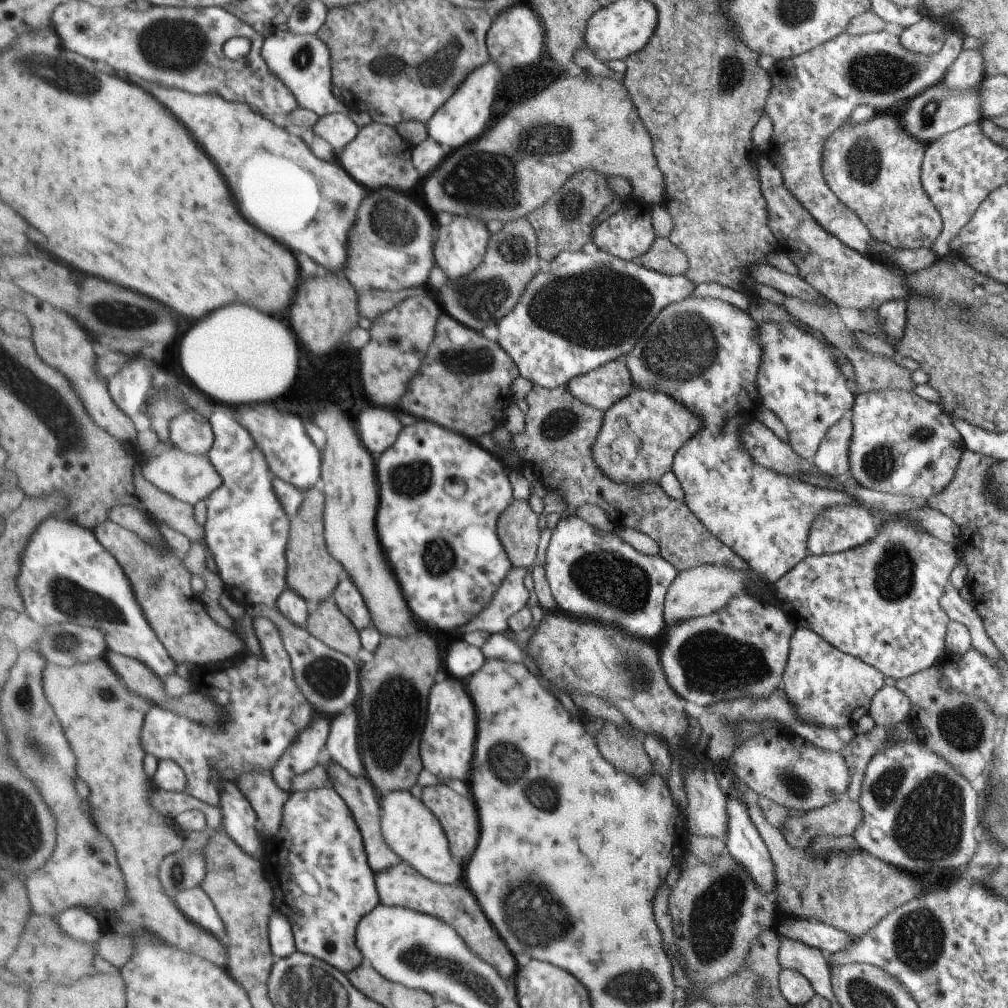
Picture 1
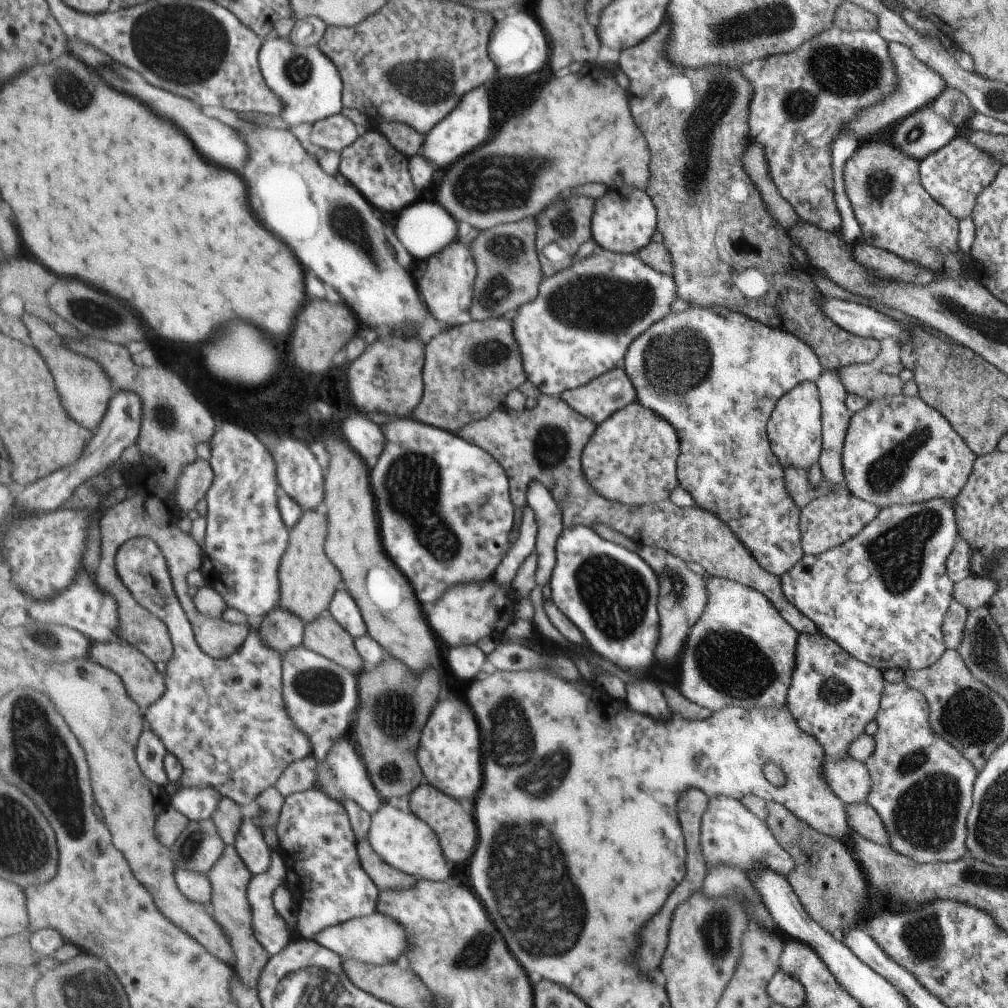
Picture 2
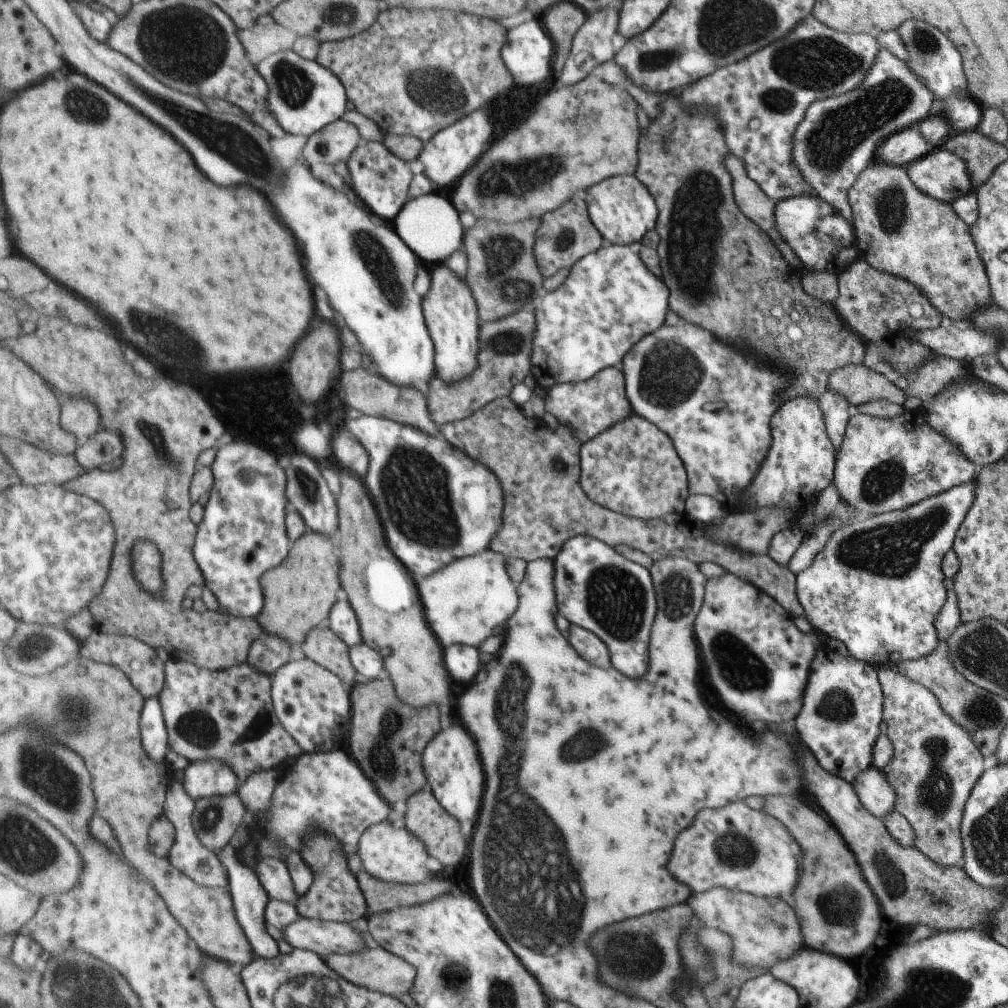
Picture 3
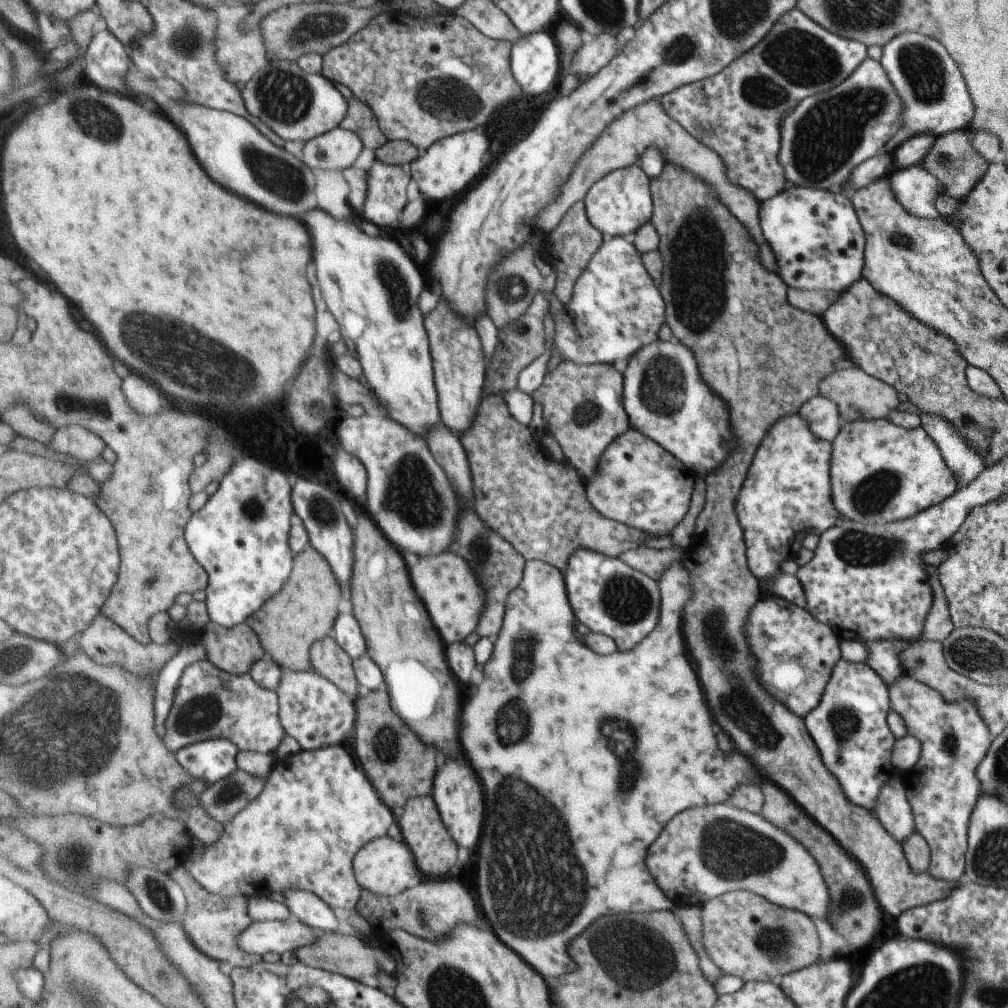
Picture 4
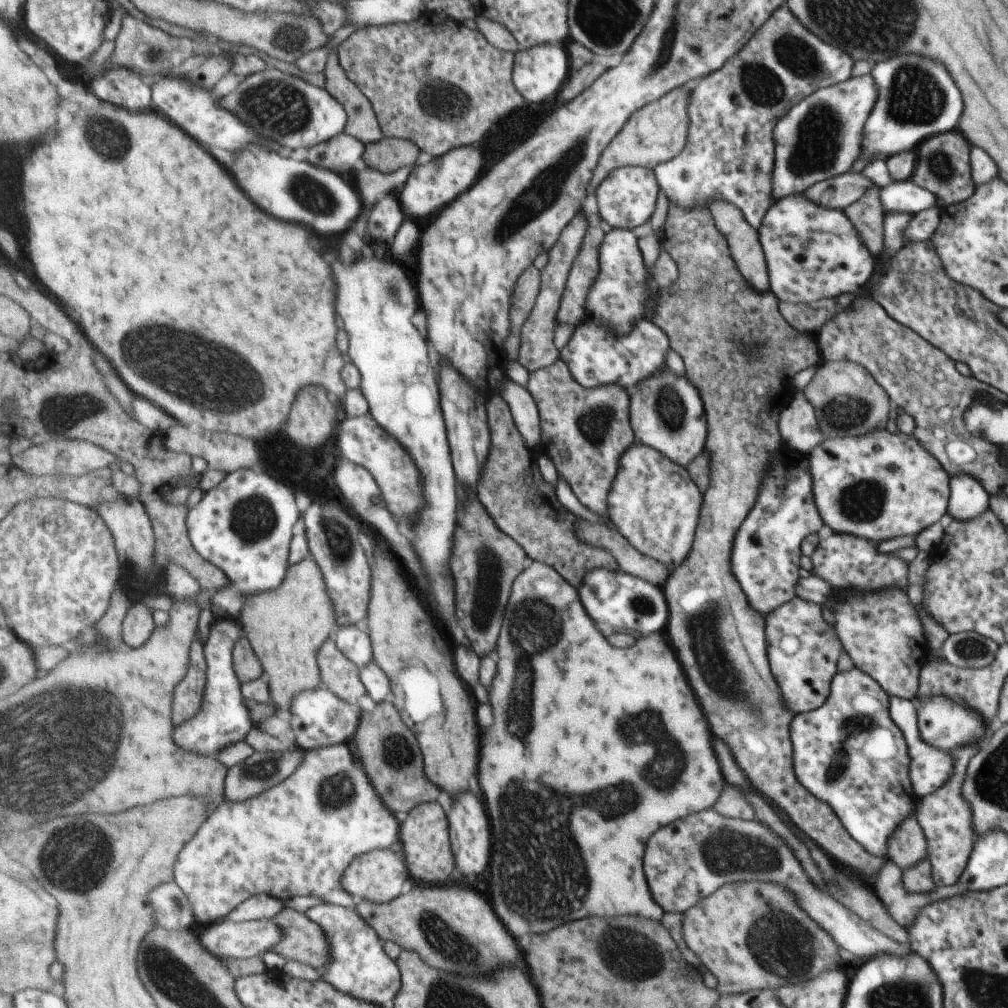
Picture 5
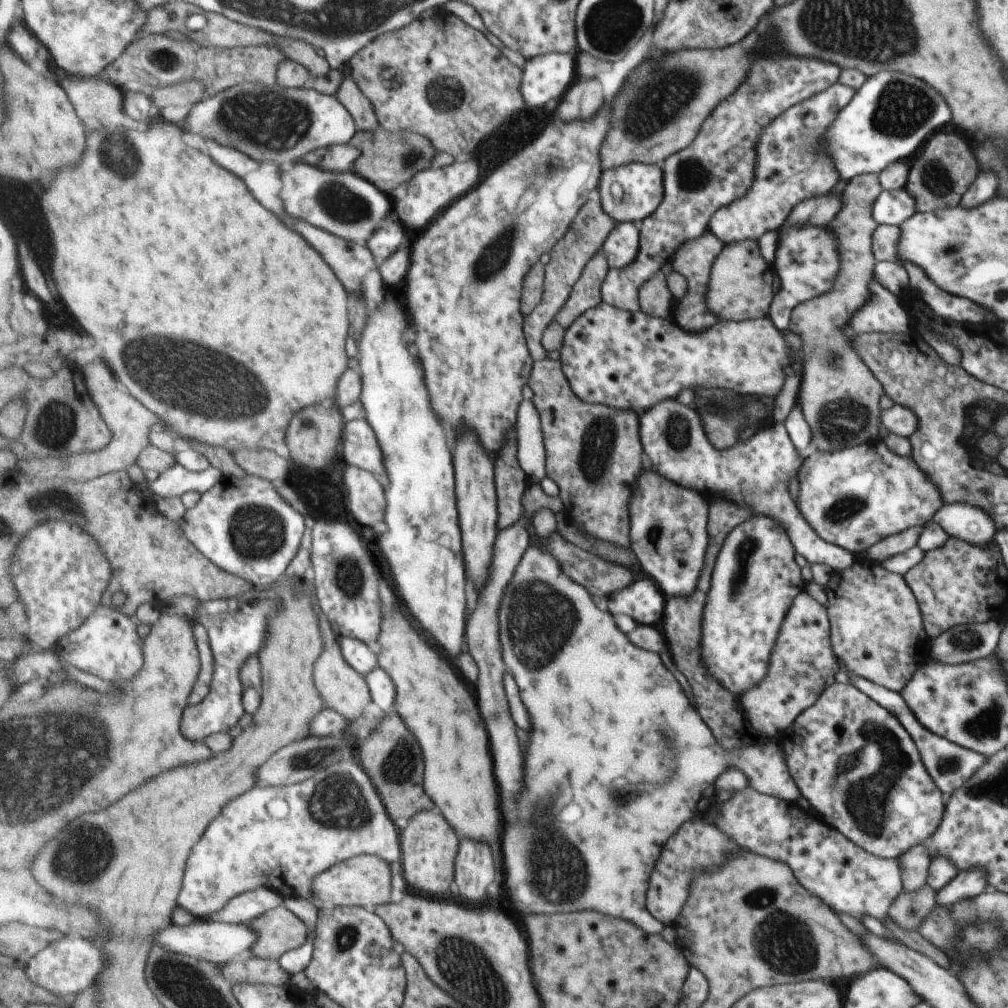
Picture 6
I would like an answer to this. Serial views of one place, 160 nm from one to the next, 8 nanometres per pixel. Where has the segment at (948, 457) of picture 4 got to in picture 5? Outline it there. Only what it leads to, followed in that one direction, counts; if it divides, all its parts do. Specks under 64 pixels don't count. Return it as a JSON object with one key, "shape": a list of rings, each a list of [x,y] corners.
{"shape":[[[965,473],[950,475],[949,517],[967,520],[987,509],[988,494],[977,480]]]}

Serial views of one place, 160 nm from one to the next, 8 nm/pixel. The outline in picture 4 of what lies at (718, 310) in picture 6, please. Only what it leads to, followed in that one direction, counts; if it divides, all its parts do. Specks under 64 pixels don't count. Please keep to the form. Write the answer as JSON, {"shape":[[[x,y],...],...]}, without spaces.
{"shape":[[[649,100],[635,105],[627,110],[627,114],[623,114],[615,124],[608,126],[607,130],[598,138],[598,141],[575,164],[571,176],[562,184],[560,196],[546,206],[546,209],[538,216],[536,224],[543,231],[551,232],[562,222],[564,214],[576,202],[584,200],[596,182],[617,169],[631,165],[633,160],[639,158],[643,149],[649,144],[653,144],[659,149],[664,161],[682,166],[702,178],[714,190],[718,199],[730,210],[730,213],[748,230],[750,235],[754,236],[755,242],[758,242],[760,246],[764,267],[770,271],[778,269],[774,251],[766,241],[759,224],[761,202],[752,195],[751,191],[733,184],[726,174],[724,160],[715,151],[699,142],[694,135],[683,130],[683,127],[677,121],[666,114],[659,100]]]}

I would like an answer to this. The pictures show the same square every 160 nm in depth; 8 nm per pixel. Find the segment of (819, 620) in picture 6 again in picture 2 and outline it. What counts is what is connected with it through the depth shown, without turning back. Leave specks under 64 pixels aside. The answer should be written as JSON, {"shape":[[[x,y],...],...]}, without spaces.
{"shape":[[[706,575],[706,591],[705,612],[686,638],[677,666],[679,678],[673,687],[677,688],[681,696],[711,713],[731,706],[787,709],[787,690],[795,666],[795,642],[798,632],[778,614],[777,608],[766,596],[753,587]]]}

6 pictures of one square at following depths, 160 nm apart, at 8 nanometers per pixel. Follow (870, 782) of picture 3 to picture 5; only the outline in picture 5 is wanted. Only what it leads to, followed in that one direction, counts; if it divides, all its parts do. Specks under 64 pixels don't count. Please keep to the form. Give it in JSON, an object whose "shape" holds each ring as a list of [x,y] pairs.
{"shape":[[[913,813],[903,818],[890,834],[886,854],[890,862],[901,870],[926,856],[926,838]]]}

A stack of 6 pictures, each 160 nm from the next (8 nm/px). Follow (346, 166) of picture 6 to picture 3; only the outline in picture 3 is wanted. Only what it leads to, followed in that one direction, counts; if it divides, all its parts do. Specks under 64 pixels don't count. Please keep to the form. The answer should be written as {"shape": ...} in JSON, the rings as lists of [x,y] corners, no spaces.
{"shape":[[[343,118],[308,138],[304,159],[309,165],[348,163],[362,142],[359,128]]]}

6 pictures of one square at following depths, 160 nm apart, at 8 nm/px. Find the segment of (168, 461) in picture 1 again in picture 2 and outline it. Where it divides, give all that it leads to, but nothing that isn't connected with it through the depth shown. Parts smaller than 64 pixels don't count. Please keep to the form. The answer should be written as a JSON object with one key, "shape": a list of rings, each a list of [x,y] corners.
{"shape":[[[198,458],[187,466],[175,486],[175,502],[183,513],[192,515],[199,500],[206,499],[214,485],[215,474],[208,460]]]}

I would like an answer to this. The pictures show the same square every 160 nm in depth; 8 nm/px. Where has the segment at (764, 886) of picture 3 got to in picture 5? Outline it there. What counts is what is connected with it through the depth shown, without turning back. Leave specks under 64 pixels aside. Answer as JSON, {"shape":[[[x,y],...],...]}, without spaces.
{"shape":[[[711,807],[697,811],[695,814],[688,814],[685,818],[675,820],[669,826],[663,826],[663,830],[659,830],[655,838],[651,838],[651,846],[647,846],[647,858],[643,858],[643,870],[647,870],[647,882],[651,882],[649,884],[651,894],[664,914],[684,913],[727,883],[763,881],[788,890],[794,896],[796,905],[810,919],[814,919],[818,926],[822,927],[841,948],[845,948],[862,962],[881,953],[904,955],[911,951],[907,946],[899,945],[883,936],[883,933],[871,928],[829,893],[815,888],[799,865],[799,861],[795,859],[793,851],[767,825],[758,820],[727,818]]]}

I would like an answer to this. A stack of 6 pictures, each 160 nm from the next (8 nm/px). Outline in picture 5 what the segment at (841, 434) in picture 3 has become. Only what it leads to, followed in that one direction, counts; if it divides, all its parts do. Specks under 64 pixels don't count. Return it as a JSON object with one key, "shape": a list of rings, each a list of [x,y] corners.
{"shape":[[[796,391],[787,410],[783,410],[783,426],[780,430],[782,444],[809,453],[825,440],[815,412],[815,406],[805,398],[803,392]]]}

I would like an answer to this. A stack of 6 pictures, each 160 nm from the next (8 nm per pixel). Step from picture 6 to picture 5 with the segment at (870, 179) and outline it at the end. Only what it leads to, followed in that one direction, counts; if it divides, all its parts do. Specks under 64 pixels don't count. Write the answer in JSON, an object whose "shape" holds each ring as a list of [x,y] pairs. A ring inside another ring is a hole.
{"shape":[[[871,184],[855,202],[842,211],[859,233],[862,243],[875,258],[882,250],[882,238],[885,236],[885,214],[880,203],[879,193]],[[840,294],[835,298],[819,299],[807,303],[777,301],[777,311],[790,327],[803,333],[816,333],[820,326],[834,317],[840,310],[849,306],[854,295]],[[821,361],[803,389],[805,398],[815,406],[820,431],[825,438],[859,436],[885,429],[889,394],[875,382],[866,367],[851,361]]]}

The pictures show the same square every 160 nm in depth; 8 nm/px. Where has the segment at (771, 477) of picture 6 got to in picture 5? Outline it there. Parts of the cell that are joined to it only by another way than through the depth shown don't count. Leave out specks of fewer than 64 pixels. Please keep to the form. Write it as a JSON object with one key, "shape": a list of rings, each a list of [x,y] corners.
{"shape":[[[663,365],[662,369],[657,369],[647,378],[644,378],[644,381],[641,381],[629,393],[629,423],[635,440],[645,446],[655,448],[655,450],[664,454],[674,463],[681,464],[681,466],[687,466],[689,460],[693,460],[695,454],[699,454],[703,450],[705,432],[707,432],[705,422],[705,407],[702,405],[702,398],[694,384],[684,376],[675,375],[667,365]]]}

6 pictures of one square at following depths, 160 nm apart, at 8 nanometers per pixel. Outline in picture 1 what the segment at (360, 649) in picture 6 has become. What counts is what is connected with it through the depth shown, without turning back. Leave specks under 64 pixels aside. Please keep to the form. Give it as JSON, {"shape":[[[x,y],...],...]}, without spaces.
{"shape":[[[345,573],[339,582],[333,601],[339,606],[339,610],[353,622],[359,632],[374,624],[371,612],[361,596],[357,584],[351,580],[348,574]]]}

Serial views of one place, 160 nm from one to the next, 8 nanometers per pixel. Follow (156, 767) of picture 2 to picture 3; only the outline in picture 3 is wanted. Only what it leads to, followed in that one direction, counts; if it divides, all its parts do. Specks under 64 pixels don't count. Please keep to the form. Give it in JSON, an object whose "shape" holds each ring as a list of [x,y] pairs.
{"shape":[[[161,695],[146,700],[142,712],[141,744],[147,748],[149,758],[163,764],[165,756],[169,753],[169,738],[165,723],[165,714],[161,706]]]}

